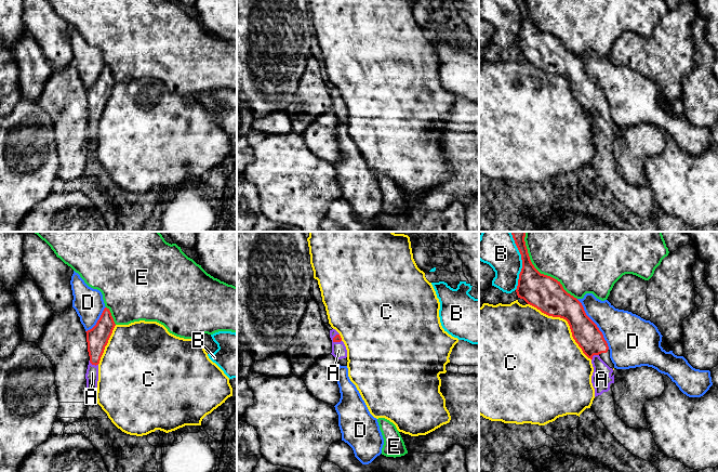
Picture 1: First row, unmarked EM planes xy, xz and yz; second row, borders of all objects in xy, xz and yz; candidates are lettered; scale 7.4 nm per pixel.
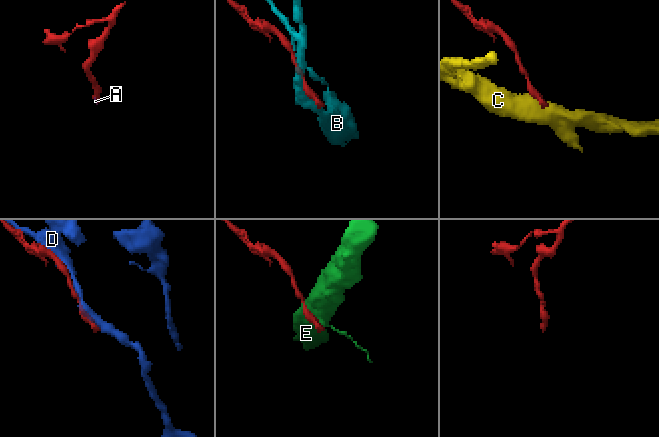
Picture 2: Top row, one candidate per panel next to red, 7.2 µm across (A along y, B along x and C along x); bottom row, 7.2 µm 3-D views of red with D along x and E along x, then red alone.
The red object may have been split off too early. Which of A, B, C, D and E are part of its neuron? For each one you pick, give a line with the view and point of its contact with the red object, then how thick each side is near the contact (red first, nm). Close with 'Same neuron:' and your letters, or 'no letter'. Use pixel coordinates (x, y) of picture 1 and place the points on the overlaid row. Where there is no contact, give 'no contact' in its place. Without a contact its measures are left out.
A: xy (93, 364) | 160/100 nm
Same neuron: A

